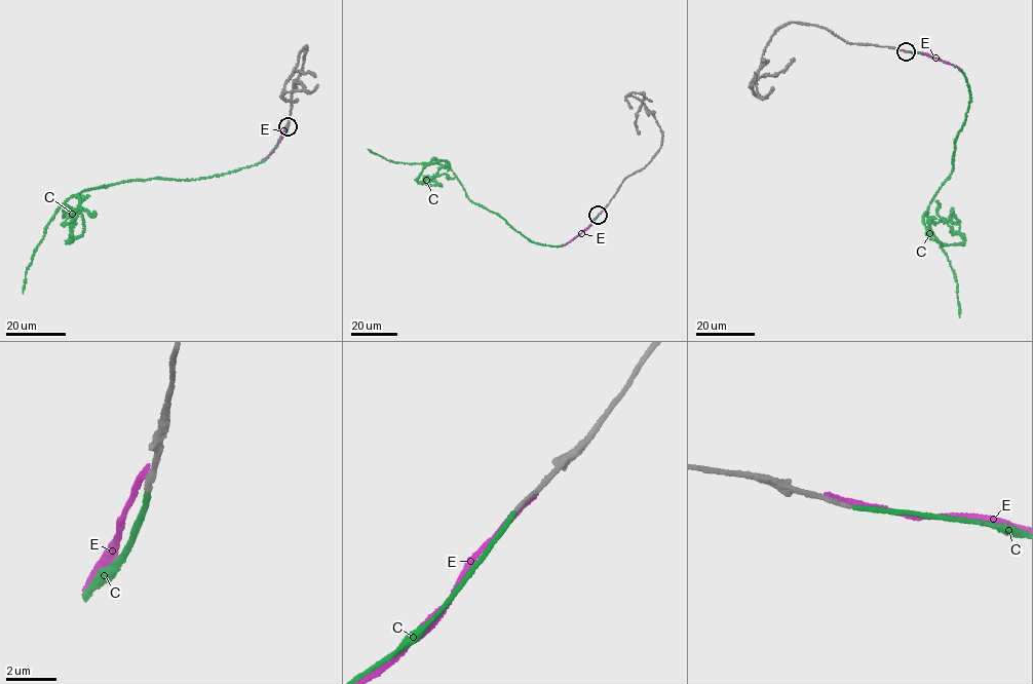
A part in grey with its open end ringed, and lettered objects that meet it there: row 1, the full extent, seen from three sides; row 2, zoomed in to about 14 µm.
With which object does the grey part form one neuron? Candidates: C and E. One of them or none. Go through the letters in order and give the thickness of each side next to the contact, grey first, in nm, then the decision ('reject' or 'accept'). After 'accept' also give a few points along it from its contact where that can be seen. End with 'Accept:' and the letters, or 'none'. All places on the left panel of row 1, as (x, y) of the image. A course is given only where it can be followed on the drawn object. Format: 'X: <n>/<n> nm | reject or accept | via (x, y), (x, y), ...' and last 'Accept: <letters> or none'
C: 200/190 nm | accept | via (288, 126), (250, 166), (88, 188), (78, 194), (82, 234), (69, 241), (67, 208), (94, 217)
E: 240/240 nm | reject
Accept: C

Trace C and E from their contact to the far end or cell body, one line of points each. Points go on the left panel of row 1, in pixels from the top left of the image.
C: (288, 126), (250, 166), (88, 188), (78, 194), (82, 234), (69, 241), (67, 208), (94, 217)
E: (288, 124), (263, 159)

